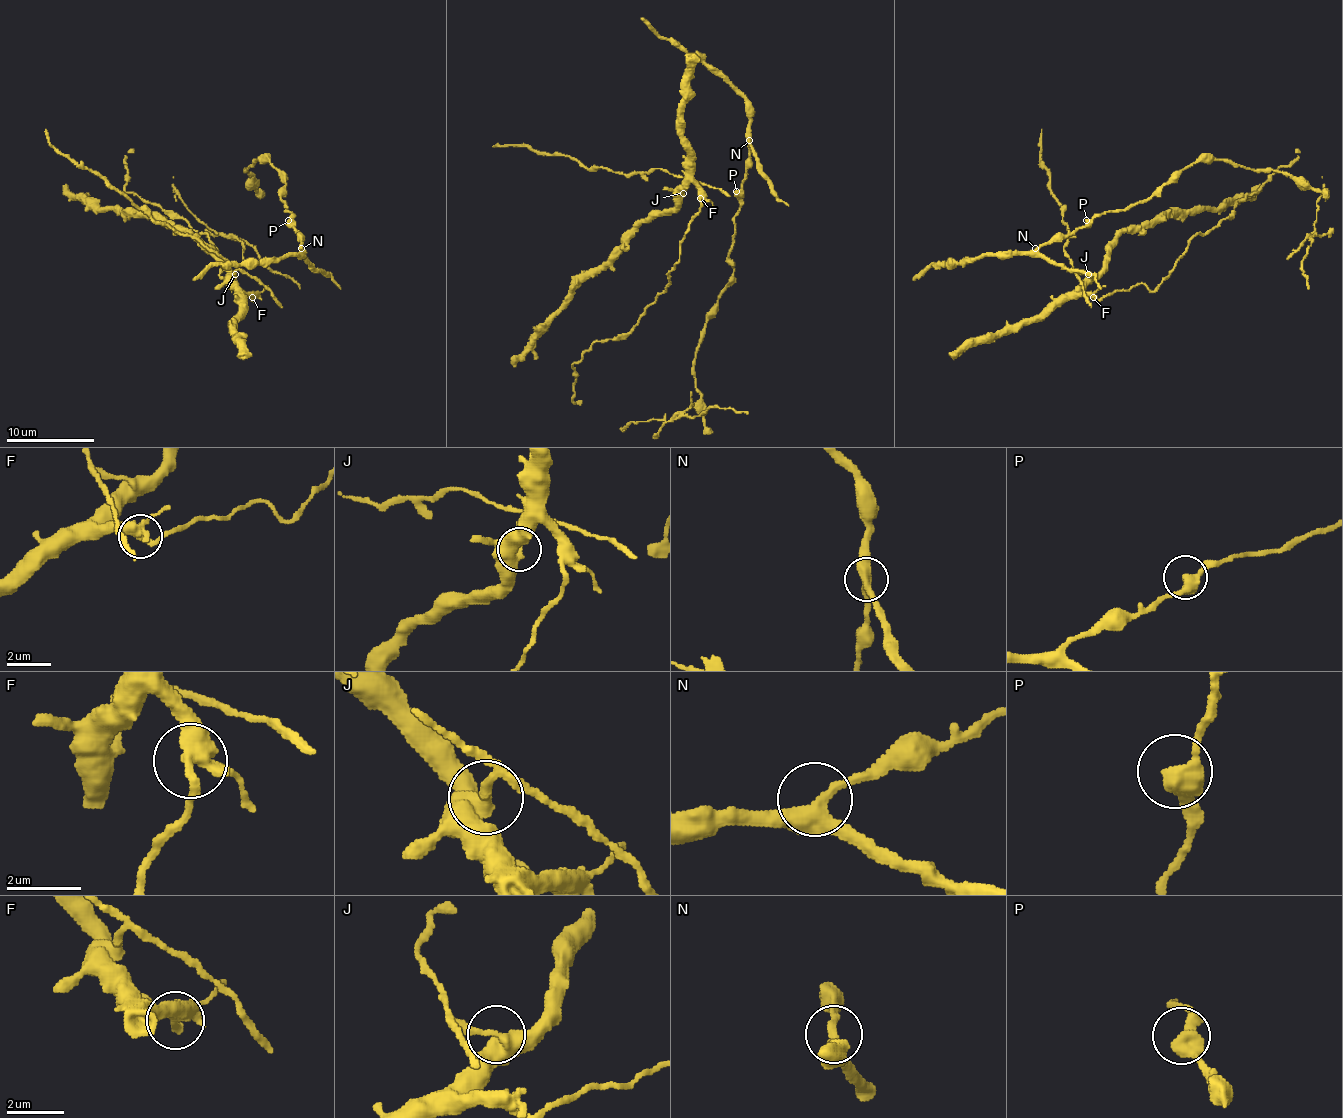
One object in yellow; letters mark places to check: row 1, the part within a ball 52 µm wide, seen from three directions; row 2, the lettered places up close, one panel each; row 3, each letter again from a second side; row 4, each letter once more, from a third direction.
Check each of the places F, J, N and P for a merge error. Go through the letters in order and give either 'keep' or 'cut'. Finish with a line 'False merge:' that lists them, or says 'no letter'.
F: cut
J: cut
N: keep
P: keep
False merge: F, J

